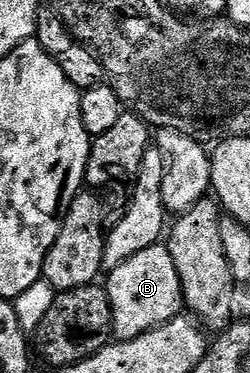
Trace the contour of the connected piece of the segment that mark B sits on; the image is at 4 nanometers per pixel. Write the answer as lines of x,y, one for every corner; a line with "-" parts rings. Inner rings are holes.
160,242
133,254
121,266
106,273
107,297
111,303
111,331
116,341
132,340
184,311
183,291
166,243

